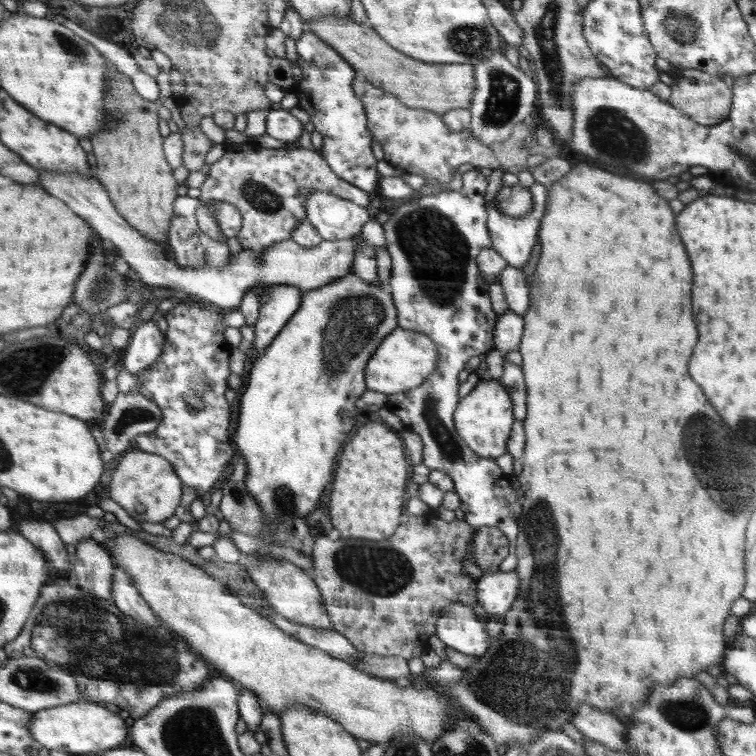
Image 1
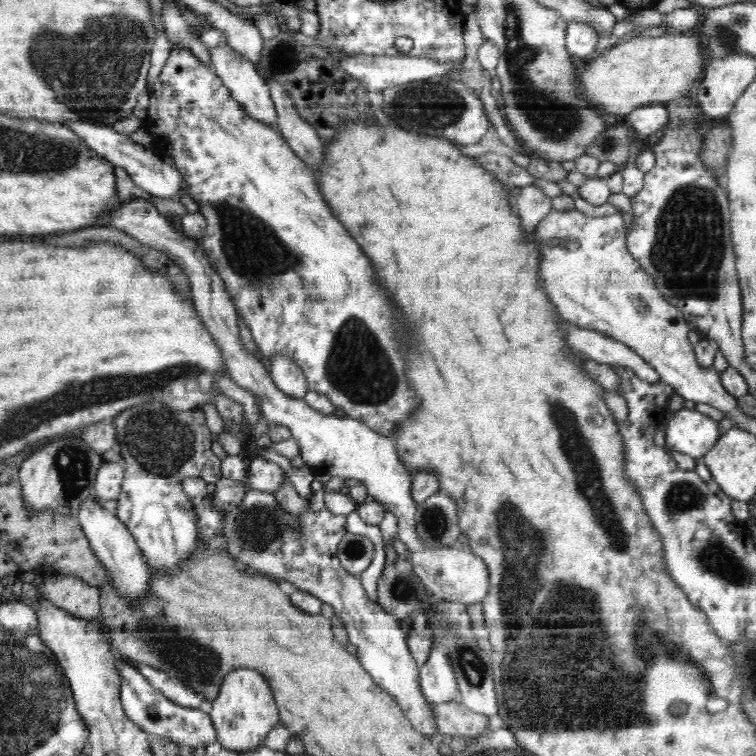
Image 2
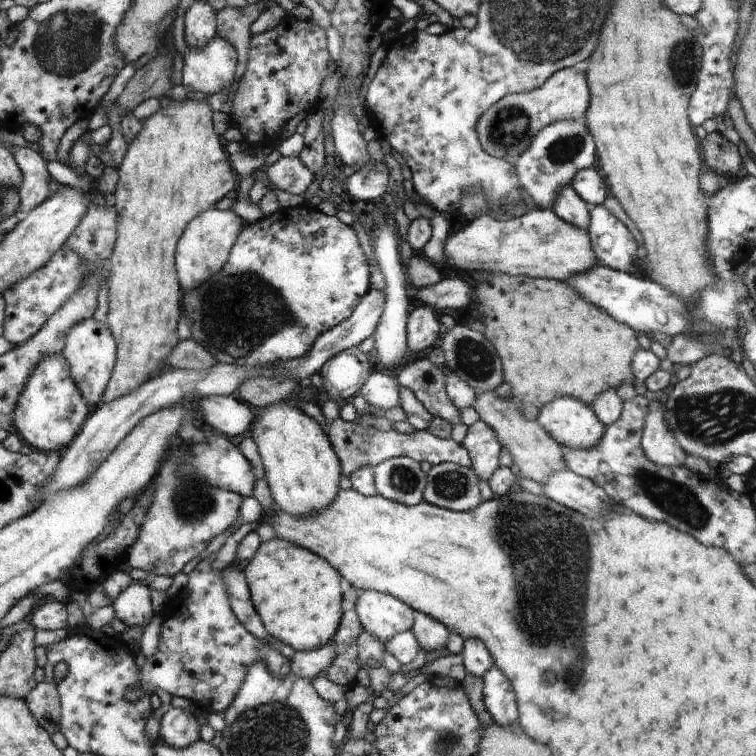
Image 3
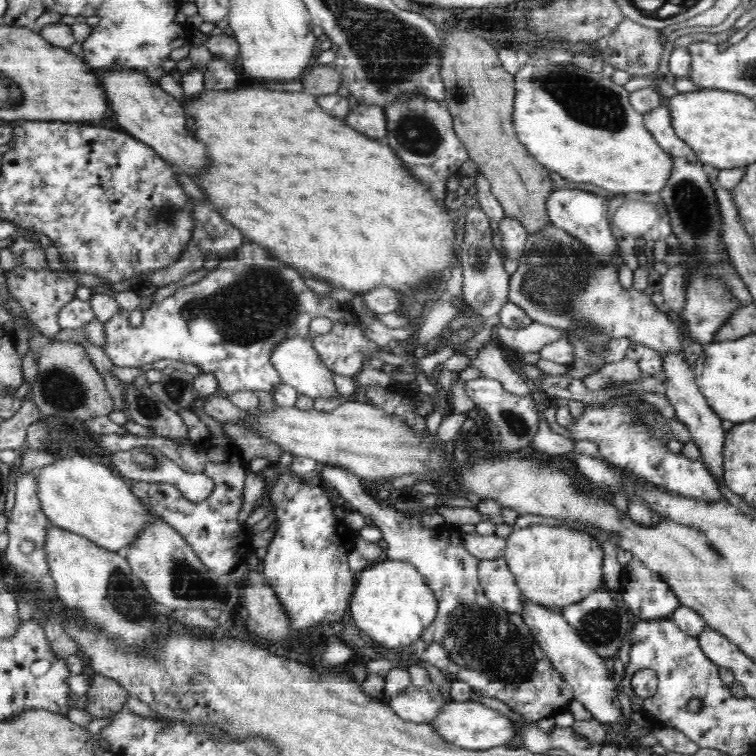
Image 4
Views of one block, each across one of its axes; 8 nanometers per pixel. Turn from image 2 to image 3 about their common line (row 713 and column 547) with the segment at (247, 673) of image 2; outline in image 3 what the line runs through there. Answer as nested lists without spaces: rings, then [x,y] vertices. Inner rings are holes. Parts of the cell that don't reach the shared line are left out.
[[[534,207],[528,208],[520,217],[501,217],[491,212],[478,216],[464,229],[450,234],[444,246],[444,253],[446,264],[456,270],[471,270],[478,273],[490,271],[511,276],[521,275],[558,281],[568,281],[571,276],[582,275],[594,264],[600,264],[596,260],[596,252],[592,248],[591,238],[586,229],[580,229],[578,225],[564,221],[551,209]]]

